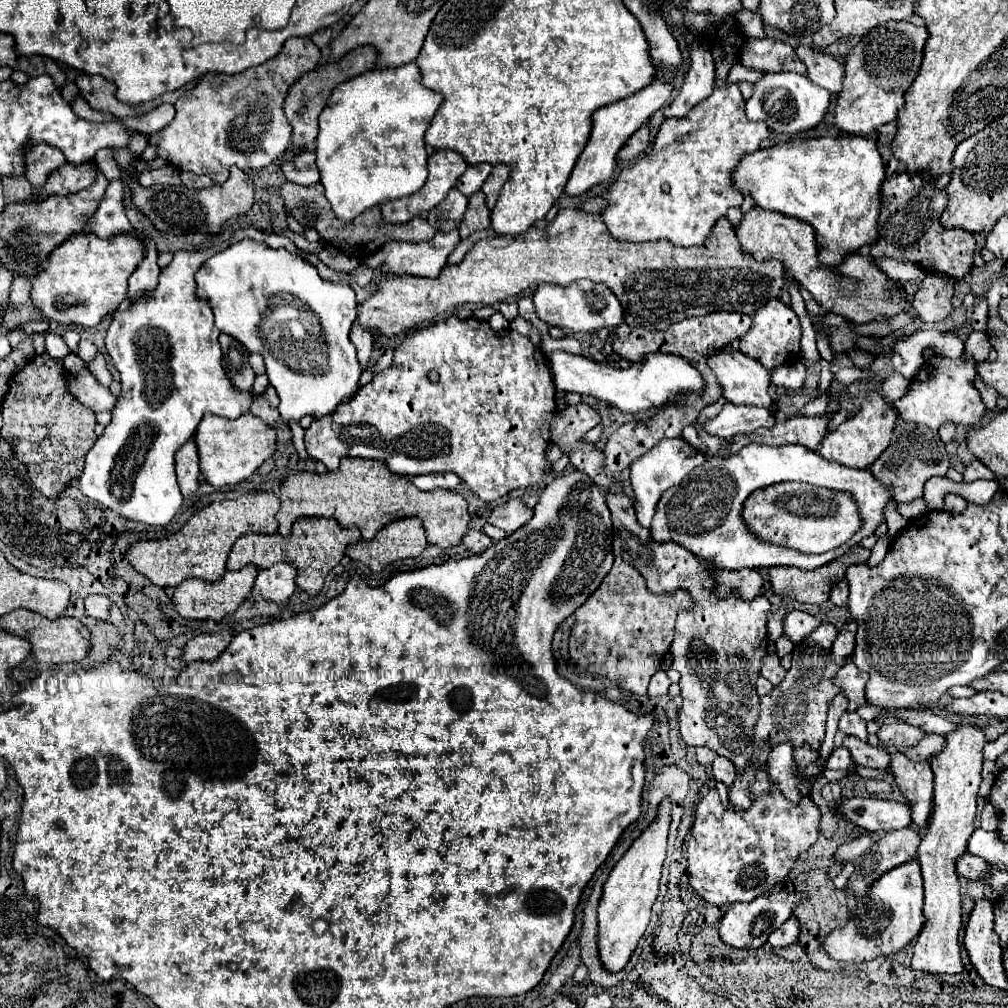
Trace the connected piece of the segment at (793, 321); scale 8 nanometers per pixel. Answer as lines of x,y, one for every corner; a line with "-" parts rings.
770,299
752,315
752,327
746,335
740,337
740,351
758,359
766,369
774,369
778,365
788,363
800,351
800,335
802,327
798,315
792,311
790,305
782,303
780,299

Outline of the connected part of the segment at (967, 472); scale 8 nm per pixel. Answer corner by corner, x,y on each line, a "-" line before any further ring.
978,459
972,461
972,463
964,469
962,475
964,475
964,481
966,481
966,483
978,481
978,479
994,479
994,473
992,473
984,463
980,463

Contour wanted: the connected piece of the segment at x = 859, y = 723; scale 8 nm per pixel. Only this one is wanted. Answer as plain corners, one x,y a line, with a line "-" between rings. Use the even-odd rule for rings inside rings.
846,711
840,717
840,731
846,733
846,735
854,735
854,737
858,737
862,741
866,741
866,737
868,737
868,733
866,733
866,721
858,713
848,713

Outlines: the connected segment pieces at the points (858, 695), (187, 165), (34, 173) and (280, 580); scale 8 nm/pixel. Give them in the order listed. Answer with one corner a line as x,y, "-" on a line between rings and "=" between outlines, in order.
848,659
838,673
834,675
834,685
840,689
842,695
846,695
848,699
848,711
856,711
860,705
866,703
864,699
864,685
868,681
868,675
858,671
858,667
854,665
852,659
=
296,37
288,39
284,43
284,49
280,55
274,59
246,69
244,73
238,75
218,75
218,73
208,73
202,77
202,81
192,87
184,97
176,101
176,117
174,121
164,127
162,131
150,135
150,145
158,147
158,155
166,159
170,165
182,169
182,171
192,171
196,175
208,175
216,183
224,183
228,179
228,169
232,165
240,167
242,171
260,171
268,167
276,157
290,147
290,125
286,123
282,103
288,93
288,89
308,71
312,71
320,61
320,49
312,43
310,37
=
34,145
28,151
28,159
26,159
26,179
32,185
32,193
38,195
42,191
42,187
46,185
48,177
52,171
60,169
62,165
66,165
66,157
62,151
58,151
56,147
50,145
=
276,563
268,569
260,569
254,589
266,599
278,605
286,603
296,589
296,567
290,563

